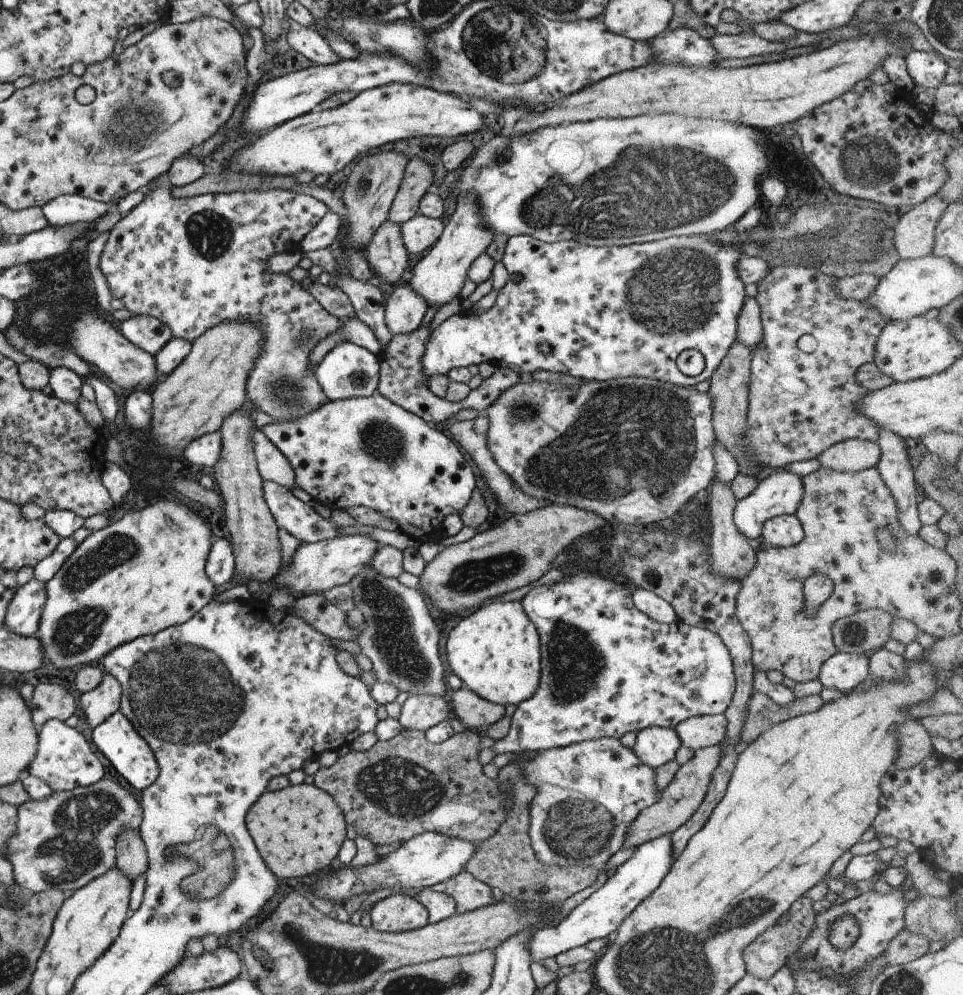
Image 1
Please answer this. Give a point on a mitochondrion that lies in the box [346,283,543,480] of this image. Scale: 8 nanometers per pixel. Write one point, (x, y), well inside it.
(384, 442)

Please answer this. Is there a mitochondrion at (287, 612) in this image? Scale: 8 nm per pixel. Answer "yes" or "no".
no

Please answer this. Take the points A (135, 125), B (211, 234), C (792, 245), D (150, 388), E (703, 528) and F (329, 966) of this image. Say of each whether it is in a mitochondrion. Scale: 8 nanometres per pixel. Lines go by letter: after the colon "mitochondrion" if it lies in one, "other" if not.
A: mitochondrion
B: mitochondrion
C: mitochondrion
D: other
E: other
F: mitochondrion

